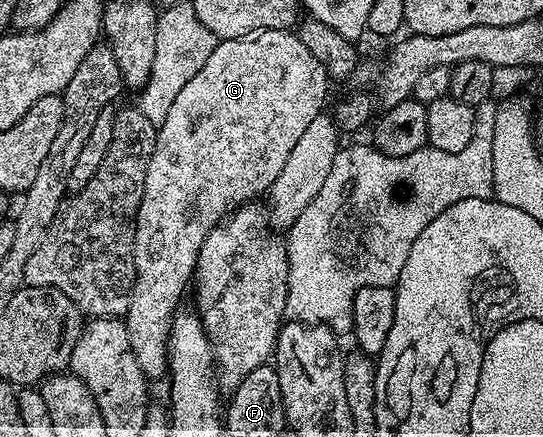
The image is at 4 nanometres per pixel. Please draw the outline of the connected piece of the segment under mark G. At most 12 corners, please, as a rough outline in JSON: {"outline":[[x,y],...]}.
{"outline":[[217,41],[158,123],[122,319],[145,379],[208,233],[278,180],[330,79]]}

